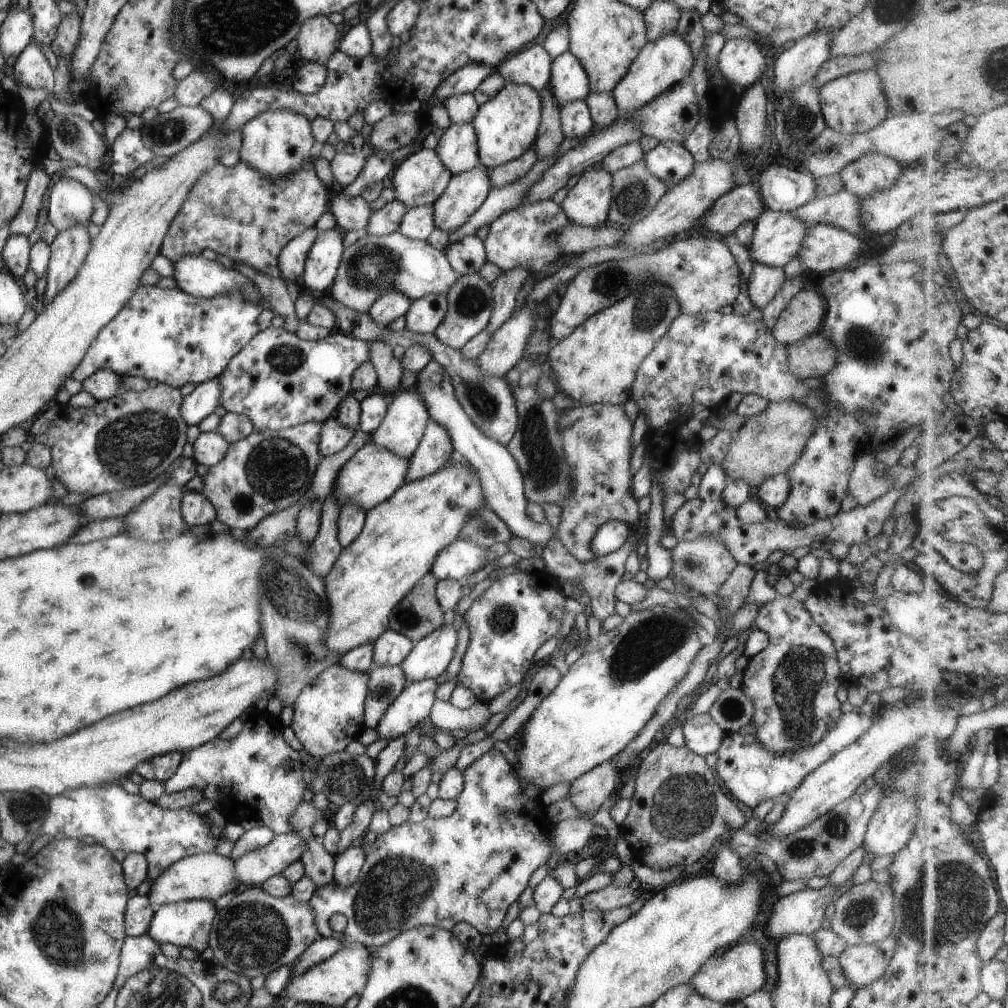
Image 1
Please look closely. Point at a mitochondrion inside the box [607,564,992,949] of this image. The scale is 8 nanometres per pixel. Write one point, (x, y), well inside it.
(950, 886)

